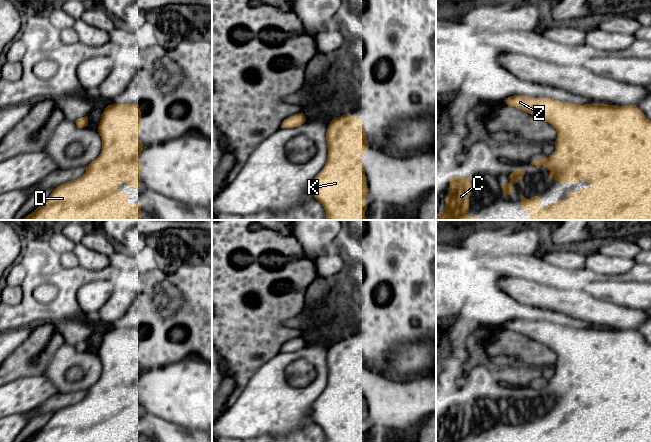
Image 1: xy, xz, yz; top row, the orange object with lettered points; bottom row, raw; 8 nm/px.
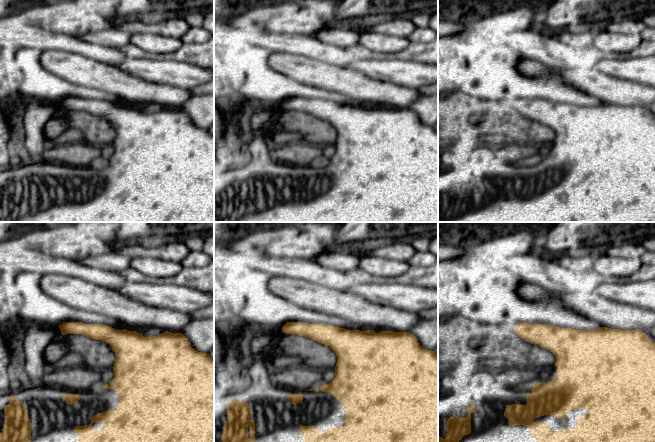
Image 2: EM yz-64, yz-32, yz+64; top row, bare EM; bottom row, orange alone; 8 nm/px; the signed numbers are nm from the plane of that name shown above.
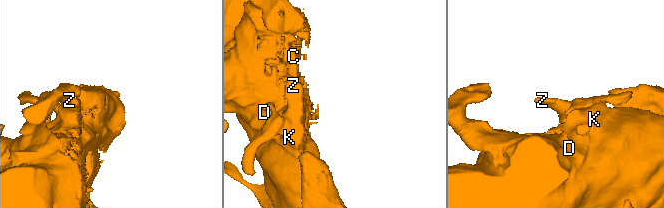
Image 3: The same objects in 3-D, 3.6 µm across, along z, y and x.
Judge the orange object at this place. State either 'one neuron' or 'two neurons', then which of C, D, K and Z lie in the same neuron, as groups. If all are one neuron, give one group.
one neuron; groups C D K Z

